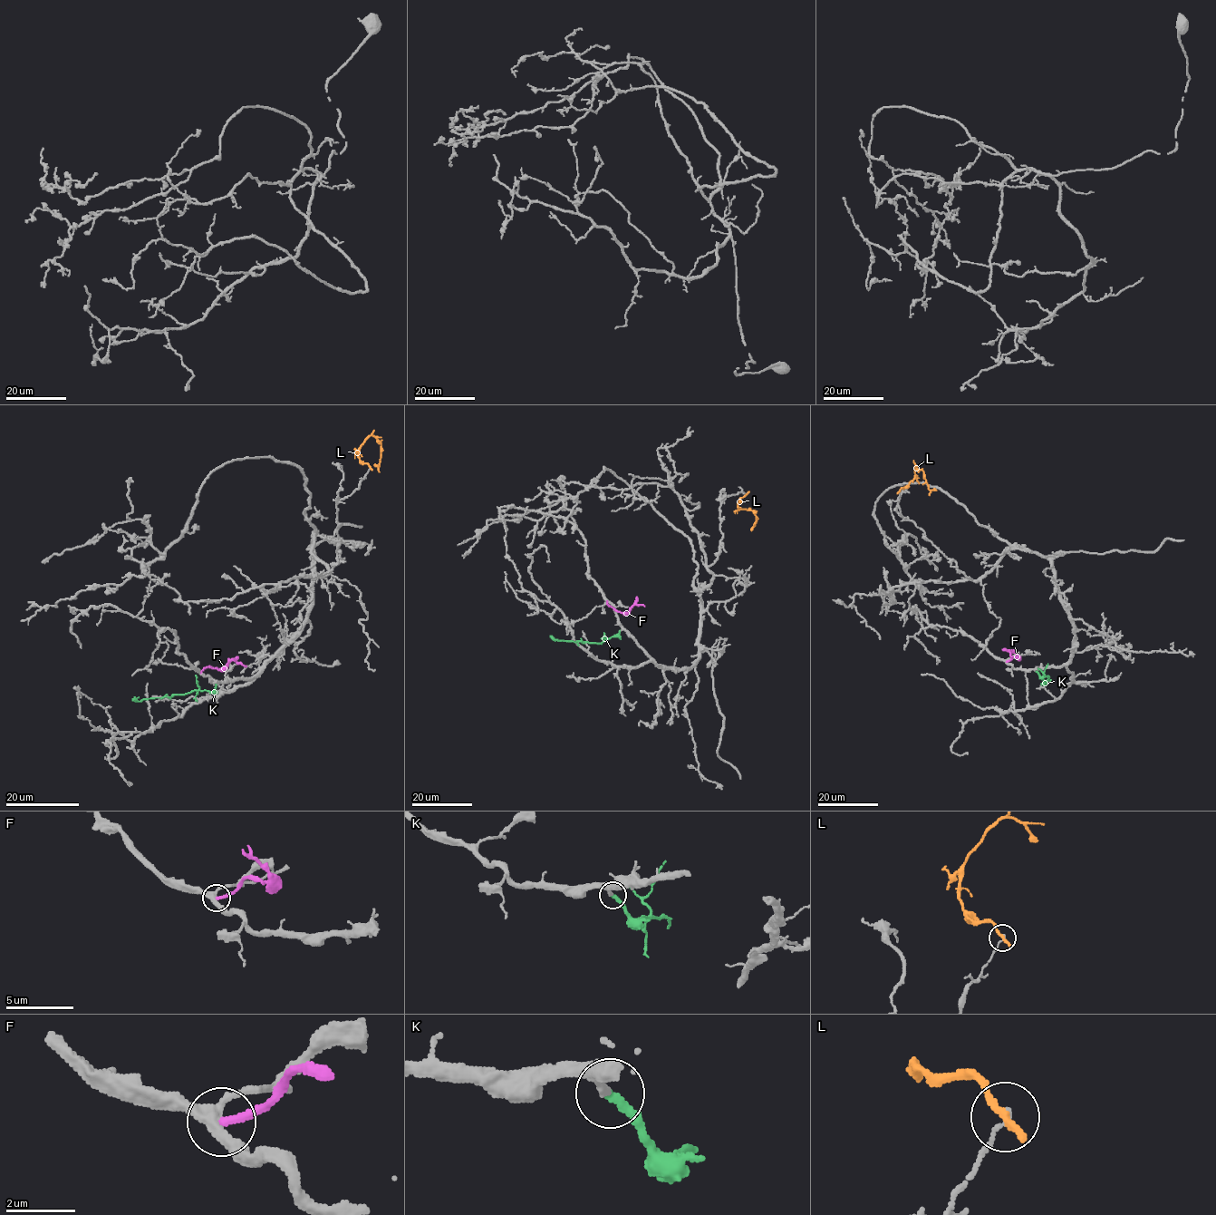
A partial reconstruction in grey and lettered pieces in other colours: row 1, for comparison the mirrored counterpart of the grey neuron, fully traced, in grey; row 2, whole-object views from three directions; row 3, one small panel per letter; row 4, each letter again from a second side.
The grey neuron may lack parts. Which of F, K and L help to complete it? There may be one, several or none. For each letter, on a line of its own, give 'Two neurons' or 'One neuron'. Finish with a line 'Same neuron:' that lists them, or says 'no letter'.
F: Two neurons
K: One neuron
L: Two neurons
Same neuron: K

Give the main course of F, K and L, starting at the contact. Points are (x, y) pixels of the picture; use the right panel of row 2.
F: (1006, 661), (1015, 656), (1018, 659), (1010, 651), (1012, 656)
K: (1037, 671), (1041, 677), (1048, 677), (1045, 685), (1041, 683)
L: (899, 491), (913, 479), (915, 465), (921, 470), (929, 489), (936, 490)

